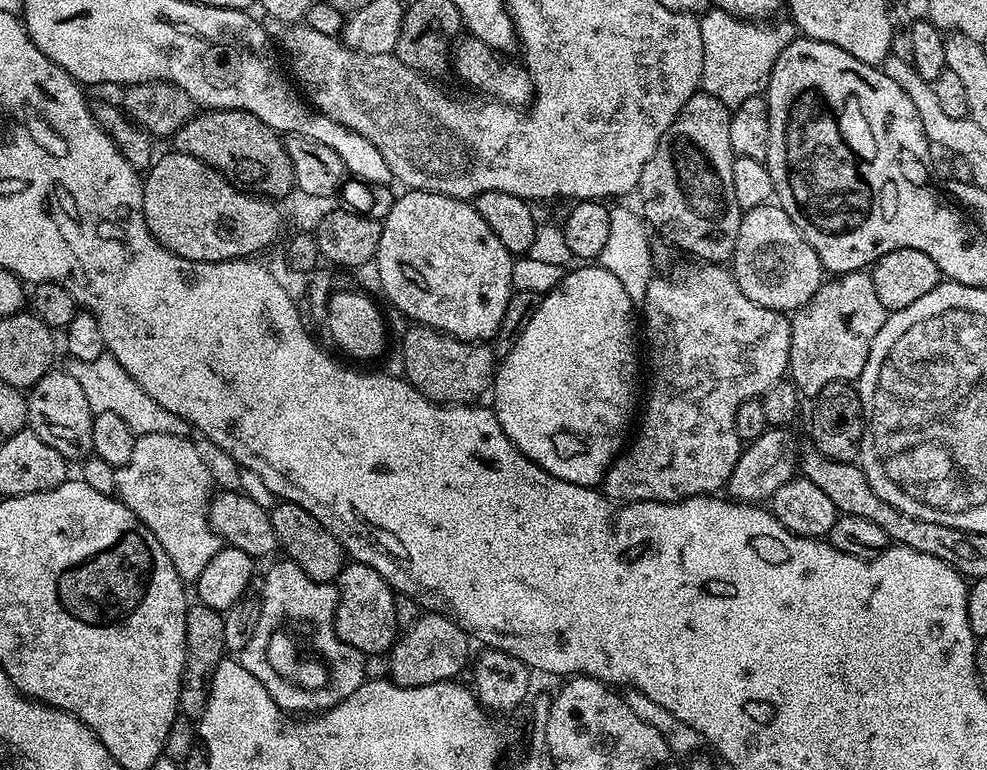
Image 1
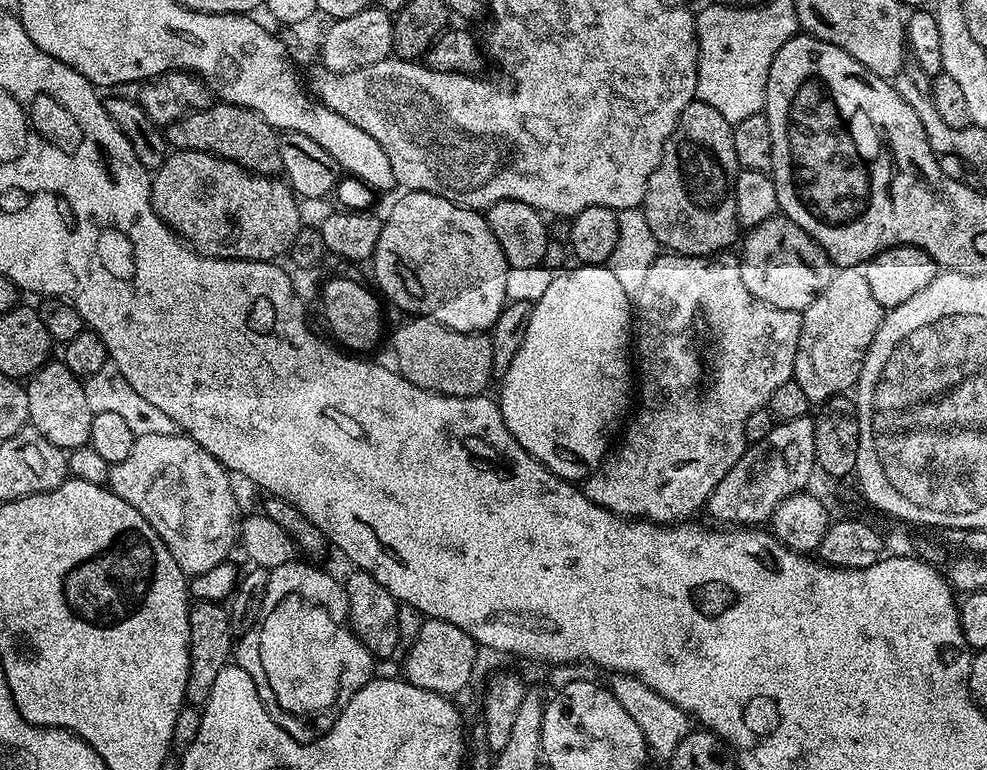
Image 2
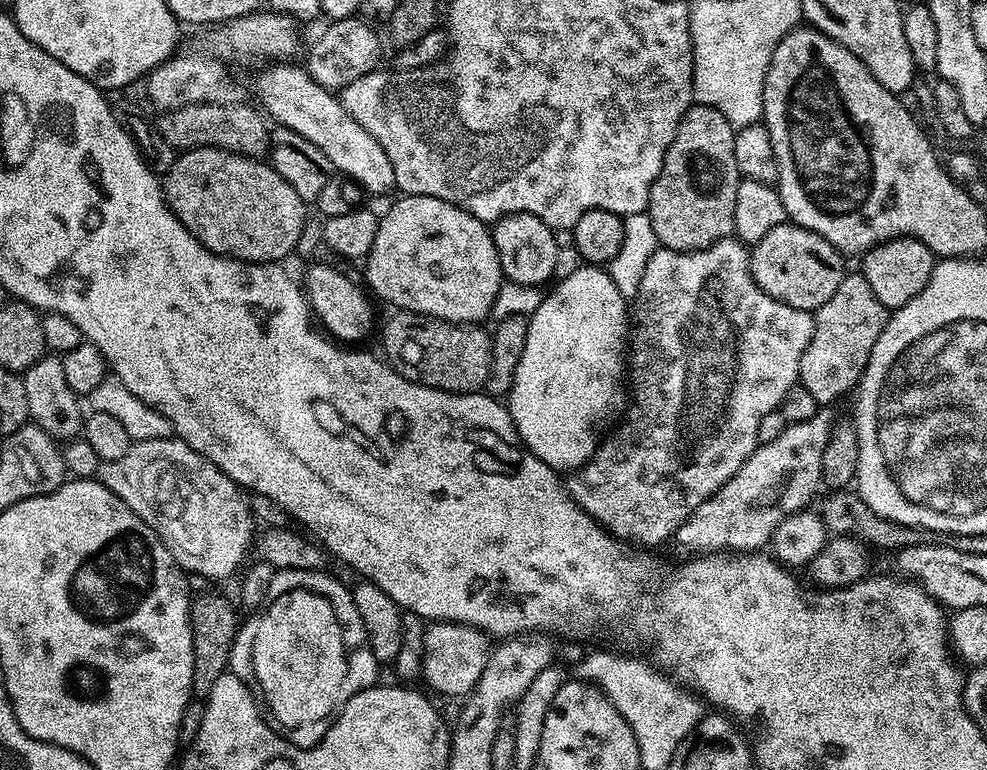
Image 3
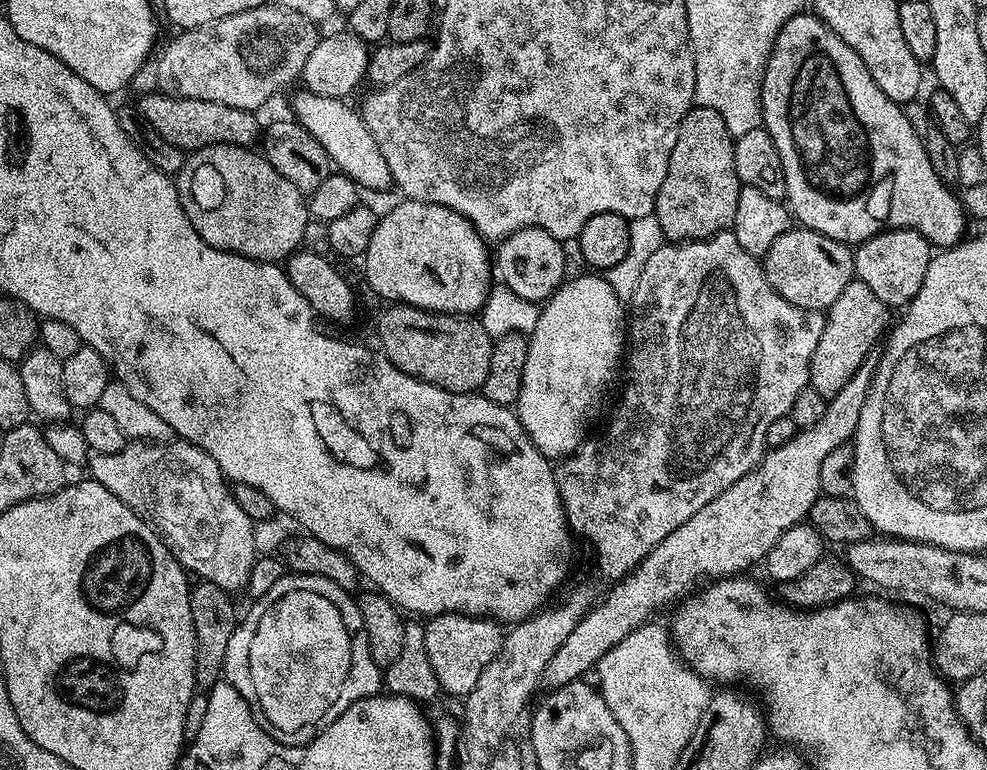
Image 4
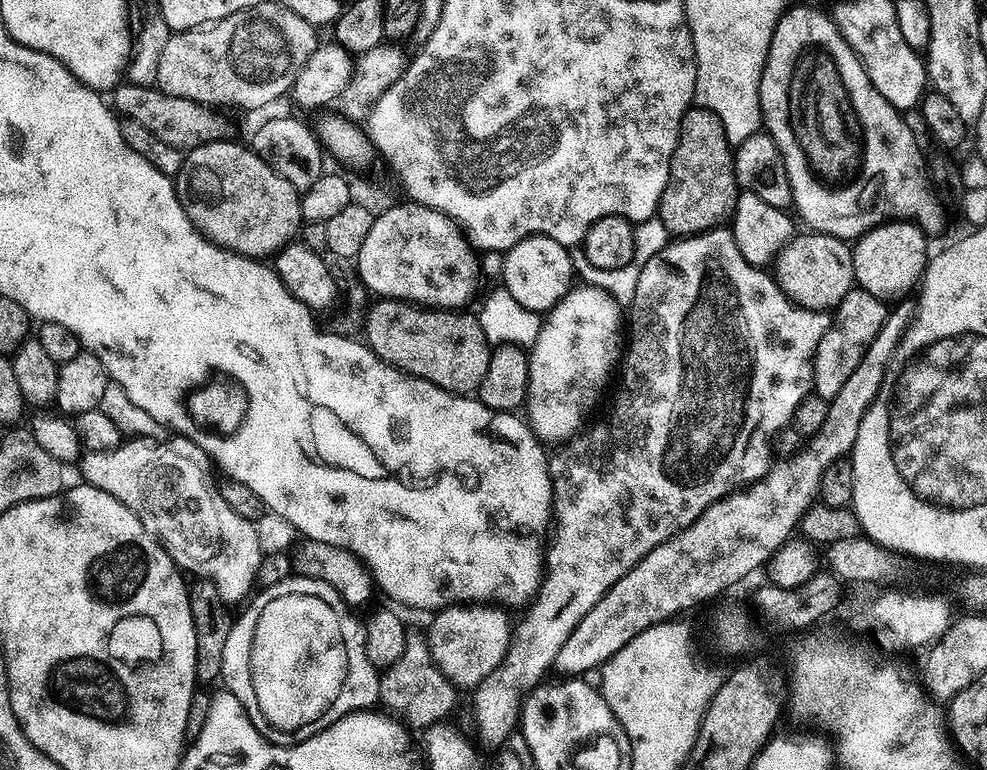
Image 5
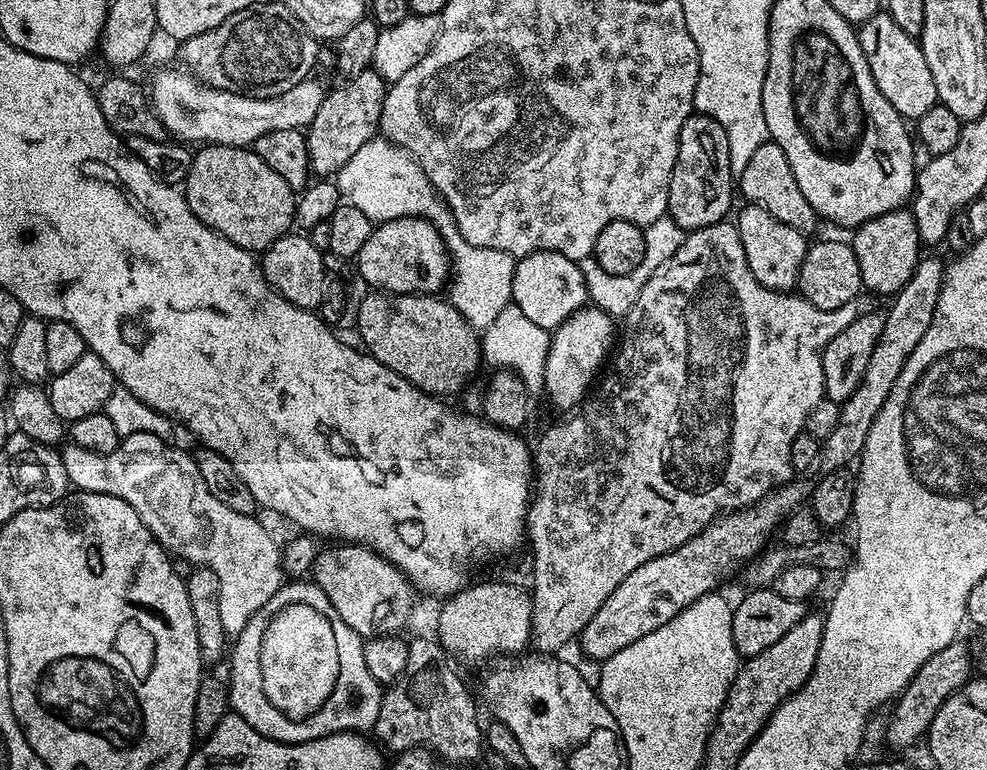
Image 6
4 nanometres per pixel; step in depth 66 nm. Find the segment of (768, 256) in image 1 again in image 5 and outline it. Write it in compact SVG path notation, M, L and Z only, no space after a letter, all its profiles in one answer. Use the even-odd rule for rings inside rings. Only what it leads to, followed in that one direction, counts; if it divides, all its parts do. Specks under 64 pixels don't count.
M808 230L805 233L805 236L793 235L791 243L780 253L774 264L774 279L794 303L815 312L835 310L856 284L849 241L824 232Z

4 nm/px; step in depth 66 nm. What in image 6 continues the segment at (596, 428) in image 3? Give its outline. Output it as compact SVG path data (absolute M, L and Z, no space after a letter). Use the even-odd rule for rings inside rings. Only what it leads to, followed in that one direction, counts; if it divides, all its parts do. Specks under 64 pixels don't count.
M585 306L579 312L575 312L573 316L569 316L566 322L562 322L551 333L548 342L548 365L544 371L543 395L548 396L549 402L554 407L572 410L584 403L584 397L589 395L590 389L613 347L612 324L614 324L613 317L602 309Z

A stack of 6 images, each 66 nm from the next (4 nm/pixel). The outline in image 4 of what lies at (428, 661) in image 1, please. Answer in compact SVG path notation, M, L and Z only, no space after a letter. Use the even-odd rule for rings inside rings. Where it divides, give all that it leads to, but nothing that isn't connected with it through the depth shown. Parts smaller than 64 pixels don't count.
M446 612L442 616L431 617L424 624L426 654L445 693L464 698L470 690L474 690L482 670L486 670L486 666L490 666L490 662L494 662L500 652L500 643L505 637L500 628L501 625L491 618L462 616L459 612Z

